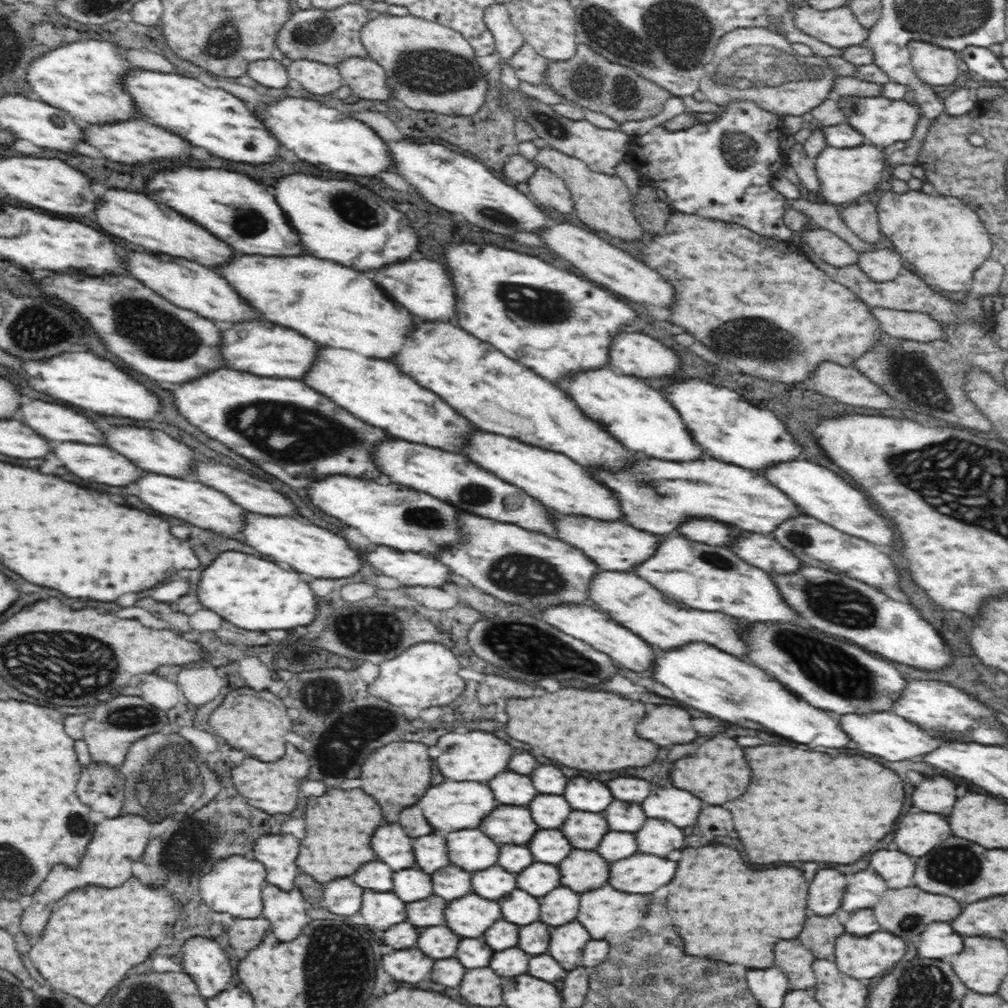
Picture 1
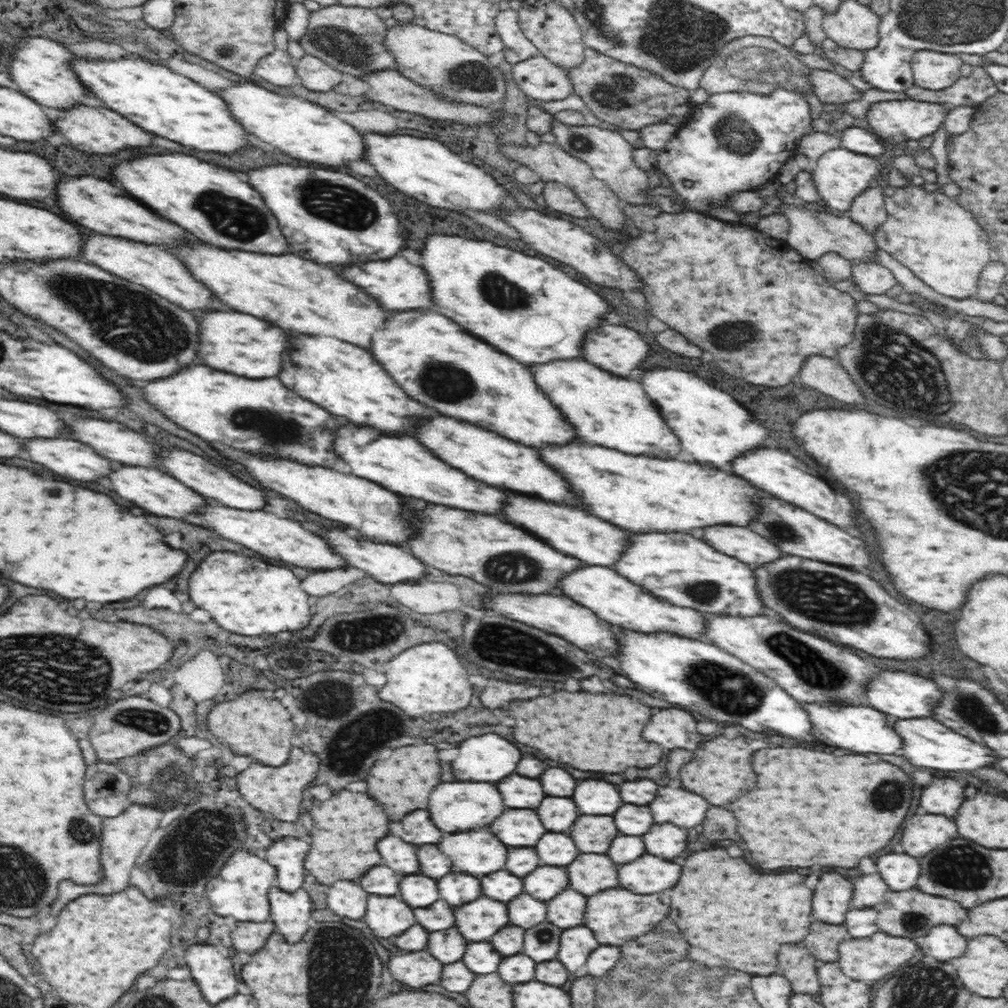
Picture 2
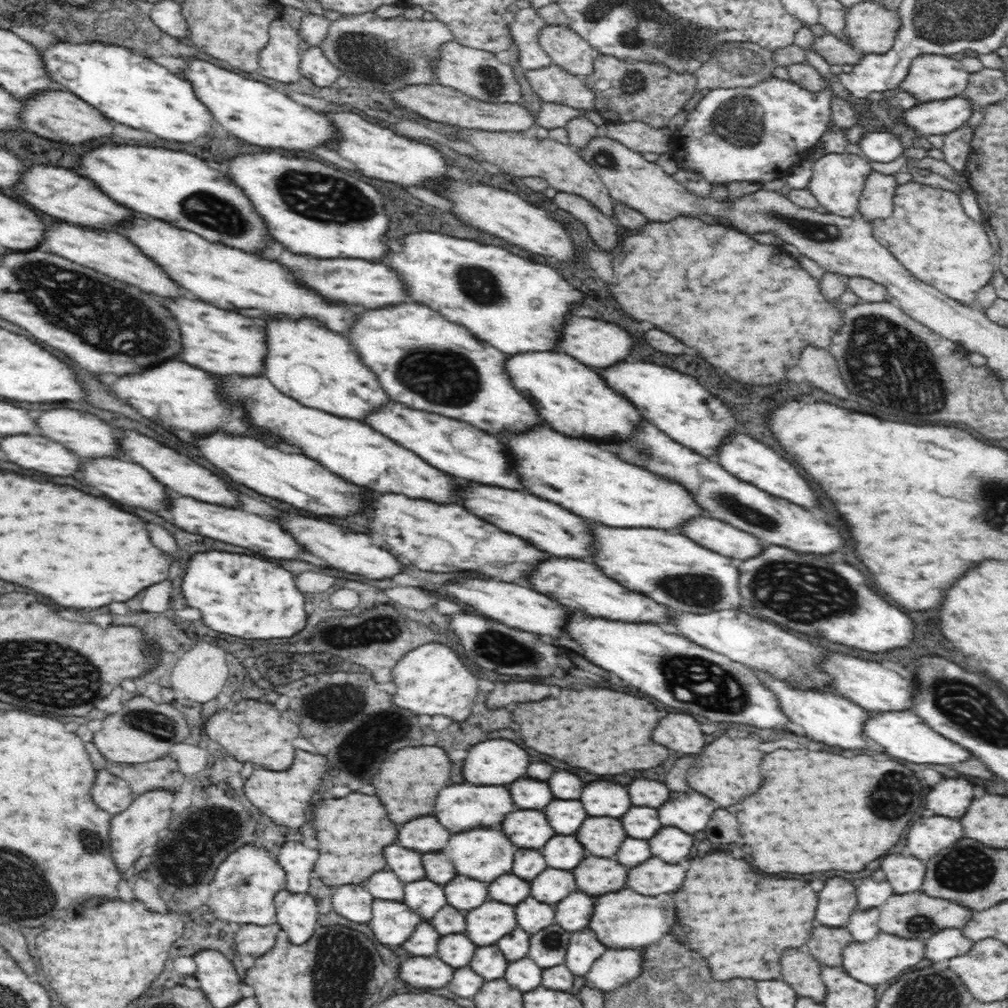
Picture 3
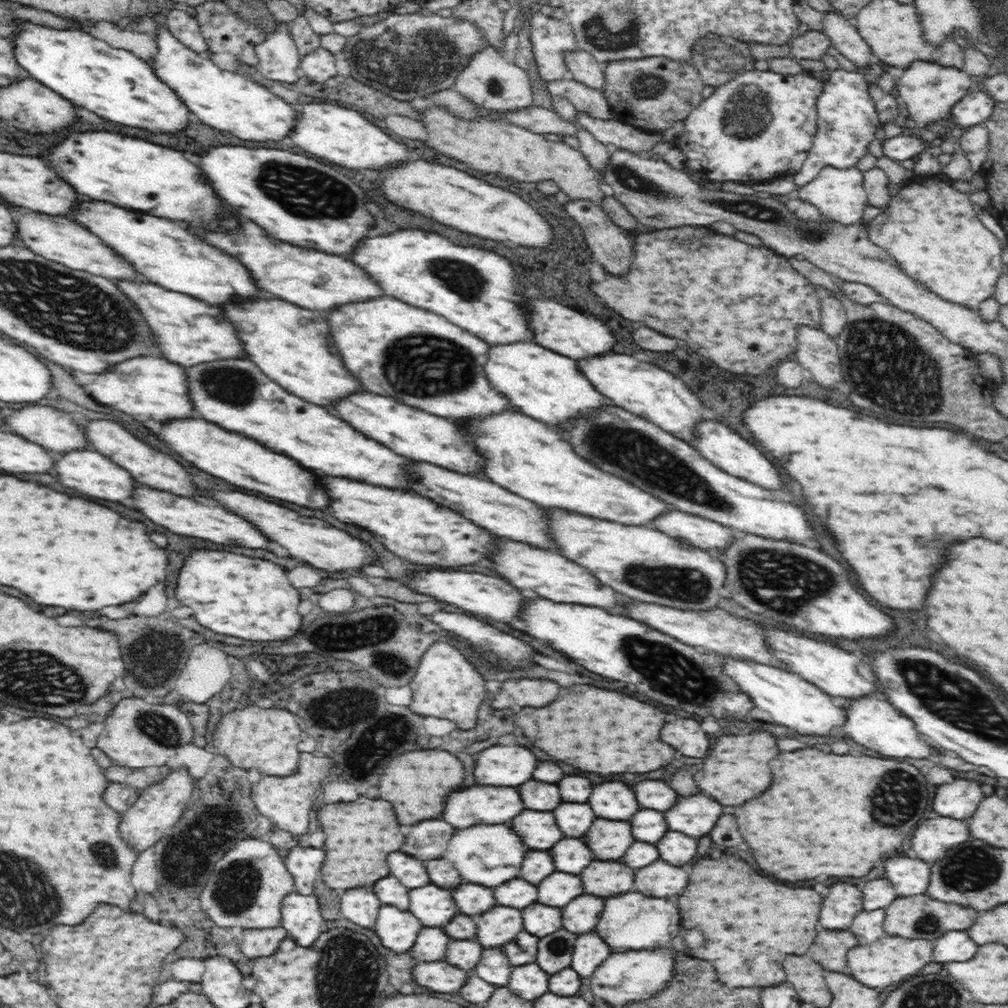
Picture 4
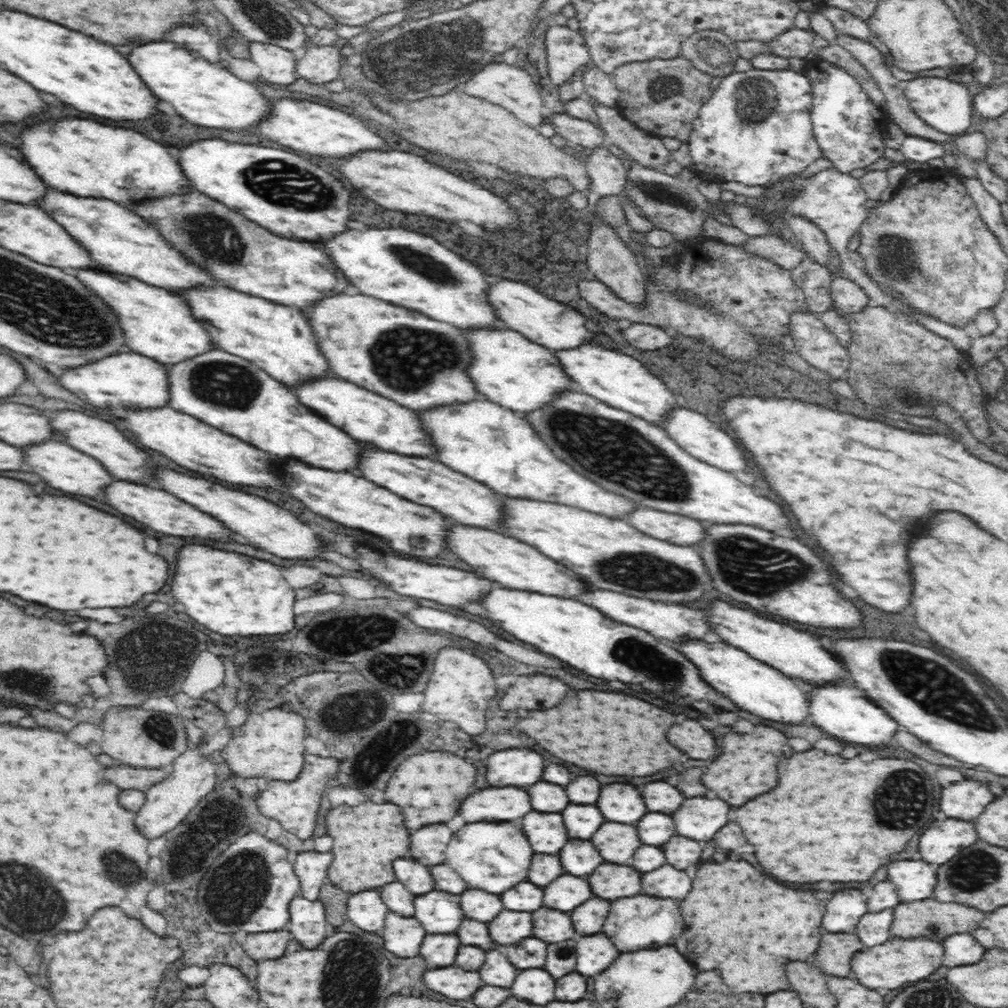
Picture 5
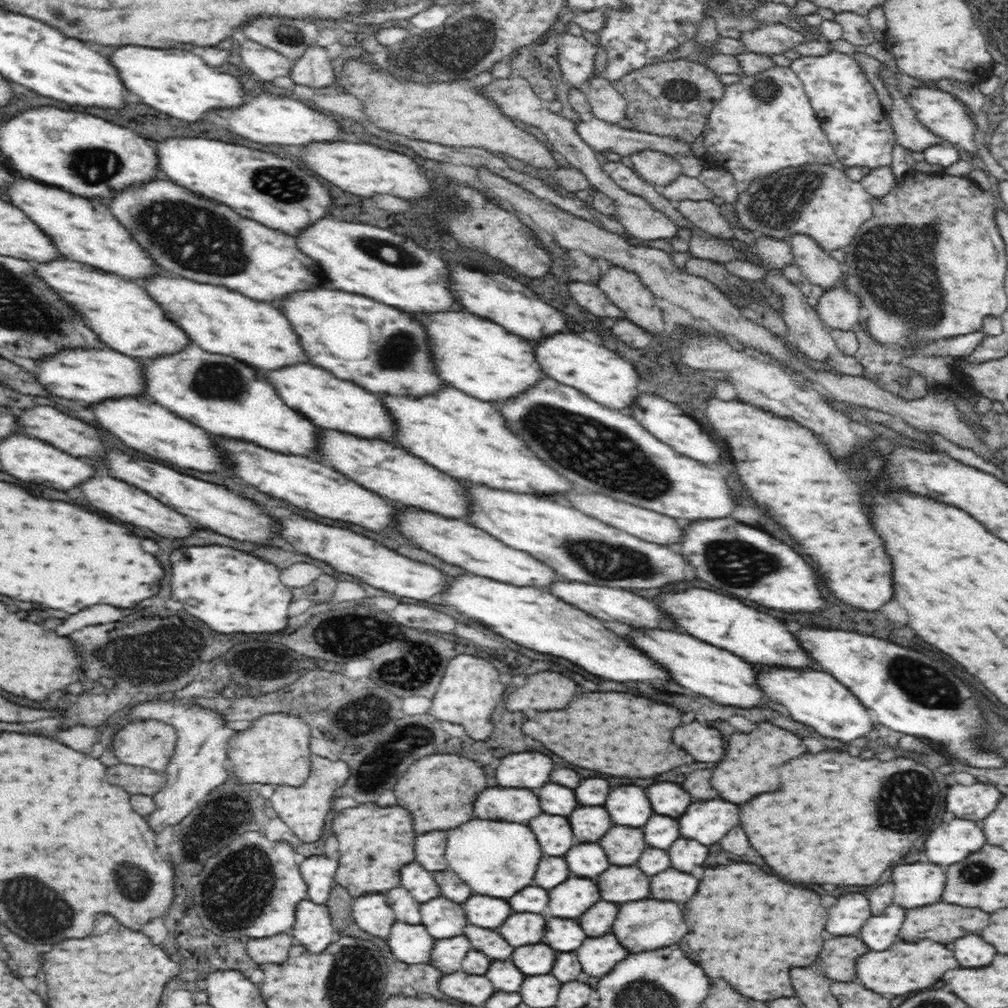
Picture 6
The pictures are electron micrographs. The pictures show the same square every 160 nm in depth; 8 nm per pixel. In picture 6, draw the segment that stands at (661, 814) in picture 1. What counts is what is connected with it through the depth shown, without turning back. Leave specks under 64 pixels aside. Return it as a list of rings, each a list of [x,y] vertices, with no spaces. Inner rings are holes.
[[[706,800],[692,804],[690,810],[680,818],[680,832],[684,838],[710,846],[722,840],[722,836],[736,824],[740,824],[736,804],[726,800]]]

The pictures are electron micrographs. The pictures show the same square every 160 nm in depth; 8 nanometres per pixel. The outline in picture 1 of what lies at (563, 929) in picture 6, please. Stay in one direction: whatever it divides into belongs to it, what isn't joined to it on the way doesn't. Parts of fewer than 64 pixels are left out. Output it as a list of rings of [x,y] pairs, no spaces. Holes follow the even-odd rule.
[[[514,890],[508,898],[500,900],[500,906],[504,918],[511,924],[524,927],[539,921],[541,902],[524,890]]]

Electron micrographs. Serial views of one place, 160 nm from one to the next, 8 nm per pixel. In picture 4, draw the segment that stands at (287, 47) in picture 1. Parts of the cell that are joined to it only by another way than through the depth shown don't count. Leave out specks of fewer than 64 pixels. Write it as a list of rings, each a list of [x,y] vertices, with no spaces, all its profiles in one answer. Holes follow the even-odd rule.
[[[392,11],[385,19],[370,26],[365,25],[358,34],[348,37],[343,53],[351,66],[351,75],[357,81],[398,100],[416,100],[420,103],[430,94],[454,89],[456,77],[486,47],[486,35],[477,23],[458,17],[458,14],[444,17],[437,12],[398,14]]]

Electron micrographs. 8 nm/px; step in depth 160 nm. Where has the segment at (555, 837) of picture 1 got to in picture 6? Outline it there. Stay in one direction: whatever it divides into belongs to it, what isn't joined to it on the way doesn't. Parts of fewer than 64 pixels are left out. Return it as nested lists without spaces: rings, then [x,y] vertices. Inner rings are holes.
[[[580,844],[565,854],[572,876],[596,880],[608,870],[606,852],[598,844]]]

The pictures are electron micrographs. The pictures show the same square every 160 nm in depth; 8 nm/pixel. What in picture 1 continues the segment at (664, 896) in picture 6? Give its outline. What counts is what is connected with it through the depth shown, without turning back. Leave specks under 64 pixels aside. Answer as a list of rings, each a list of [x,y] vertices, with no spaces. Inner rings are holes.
[[[634,854],[610,866],[610,884],[622,892],[650,894],[674,878],[676,866],[676,862],[654,854]]]

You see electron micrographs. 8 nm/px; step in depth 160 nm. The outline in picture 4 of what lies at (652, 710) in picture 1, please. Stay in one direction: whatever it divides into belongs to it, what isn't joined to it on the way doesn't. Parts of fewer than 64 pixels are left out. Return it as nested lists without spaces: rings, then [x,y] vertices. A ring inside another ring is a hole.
[[[688,718],[668,722],[662,730],[662,740],[690,758],[706,758],[710,750],[710,738],[702,732],[700,722]]]

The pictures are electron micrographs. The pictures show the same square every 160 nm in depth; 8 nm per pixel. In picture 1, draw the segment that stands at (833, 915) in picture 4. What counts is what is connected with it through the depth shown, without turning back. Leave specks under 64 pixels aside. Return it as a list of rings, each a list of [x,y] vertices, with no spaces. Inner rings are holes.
[[[820,870],[810,884],[808,894],[808,916],[832,916],[838,912],[842,904],[842,896],[848,882],[846,878],[836,870]]]

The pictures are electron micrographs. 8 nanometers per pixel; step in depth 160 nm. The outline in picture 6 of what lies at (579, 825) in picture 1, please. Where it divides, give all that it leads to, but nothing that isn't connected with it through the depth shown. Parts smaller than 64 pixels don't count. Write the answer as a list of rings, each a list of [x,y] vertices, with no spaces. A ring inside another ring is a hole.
[[[614,826],[600,840],[600,846],[606,850],[612,864],[632,866],[630,862],[636,862],[642,856],[642,852],[646,850],[646,840],[638,828]]]

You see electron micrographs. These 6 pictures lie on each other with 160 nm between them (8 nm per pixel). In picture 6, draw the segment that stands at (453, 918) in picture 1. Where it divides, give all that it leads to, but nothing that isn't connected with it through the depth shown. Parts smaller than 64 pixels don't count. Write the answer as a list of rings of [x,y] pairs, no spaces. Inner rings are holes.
[[[514,912],[498,932],[515,948],[540,944],[546,936],[546,920],[544,913]]]

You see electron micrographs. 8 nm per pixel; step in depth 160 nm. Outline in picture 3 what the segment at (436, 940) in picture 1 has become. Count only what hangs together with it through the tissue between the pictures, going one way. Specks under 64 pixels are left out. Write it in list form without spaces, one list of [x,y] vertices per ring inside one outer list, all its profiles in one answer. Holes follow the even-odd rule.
[[[449,934],[440,938],[436,956],[452,968],[464,968],[472,962],[477,947],[466,934]]]

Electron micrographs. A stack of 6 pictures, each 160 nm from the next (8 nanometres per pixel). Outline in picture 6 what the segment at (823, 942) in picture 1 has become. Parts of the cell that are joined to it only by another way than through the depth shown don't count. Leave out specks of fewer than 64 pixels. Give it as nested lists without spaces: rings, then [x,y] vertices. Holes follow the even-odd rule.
[[[854,936],[830,938],[824,942],[824,950],[816,960],[816,970],[830,980],[854,982],[856,980],[856,960],[864,956],[866,944]]]

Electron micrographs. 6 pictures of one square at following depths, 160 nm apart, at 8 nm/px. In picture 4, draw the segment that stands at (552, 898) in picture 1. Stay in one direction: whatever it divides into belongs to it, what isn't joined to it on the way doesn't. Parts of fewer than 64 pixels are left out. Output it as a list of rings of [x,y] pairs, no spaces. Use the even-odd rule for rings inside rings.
[[[584,894],[582,898],[576,898],[570,902],[570,906],[562,909],[563,928],[573,932],[575,935],[586,934],[594,931],[600,920],[600,914],[604,910],[604,898],[588,896]]]

